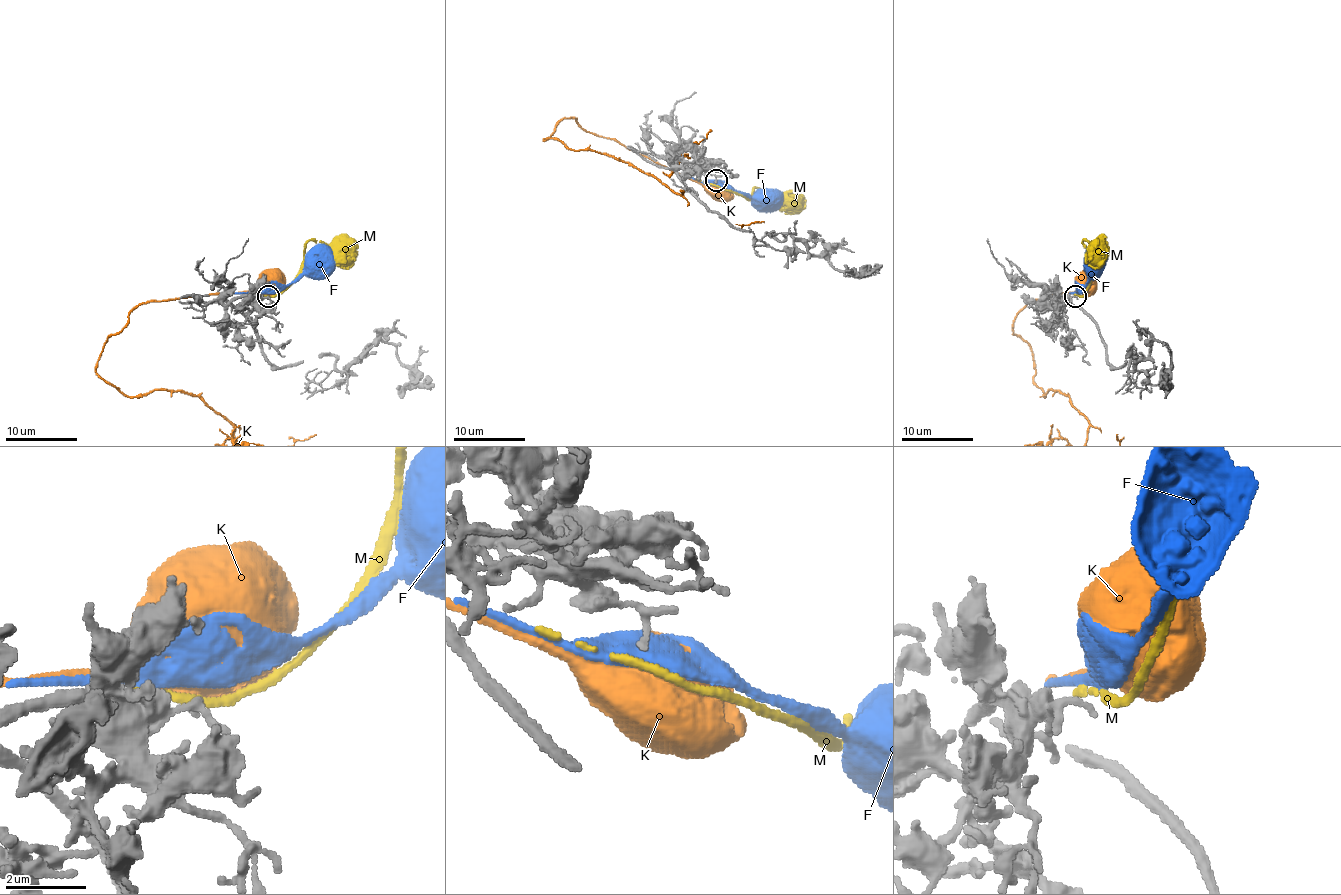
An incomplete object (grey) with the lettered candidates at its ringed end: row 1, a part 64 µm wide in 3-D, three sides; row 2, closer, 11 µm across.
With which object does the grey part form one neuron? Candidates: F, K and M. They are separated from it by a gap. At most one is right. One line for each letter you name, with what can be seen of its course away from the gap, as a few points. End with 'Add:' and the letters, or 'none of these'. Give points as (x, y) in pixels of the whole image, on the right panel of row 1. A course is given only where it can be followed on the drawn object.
F: it runs (1079, 294), (1102, 265), (1093, 261)
Add: F

